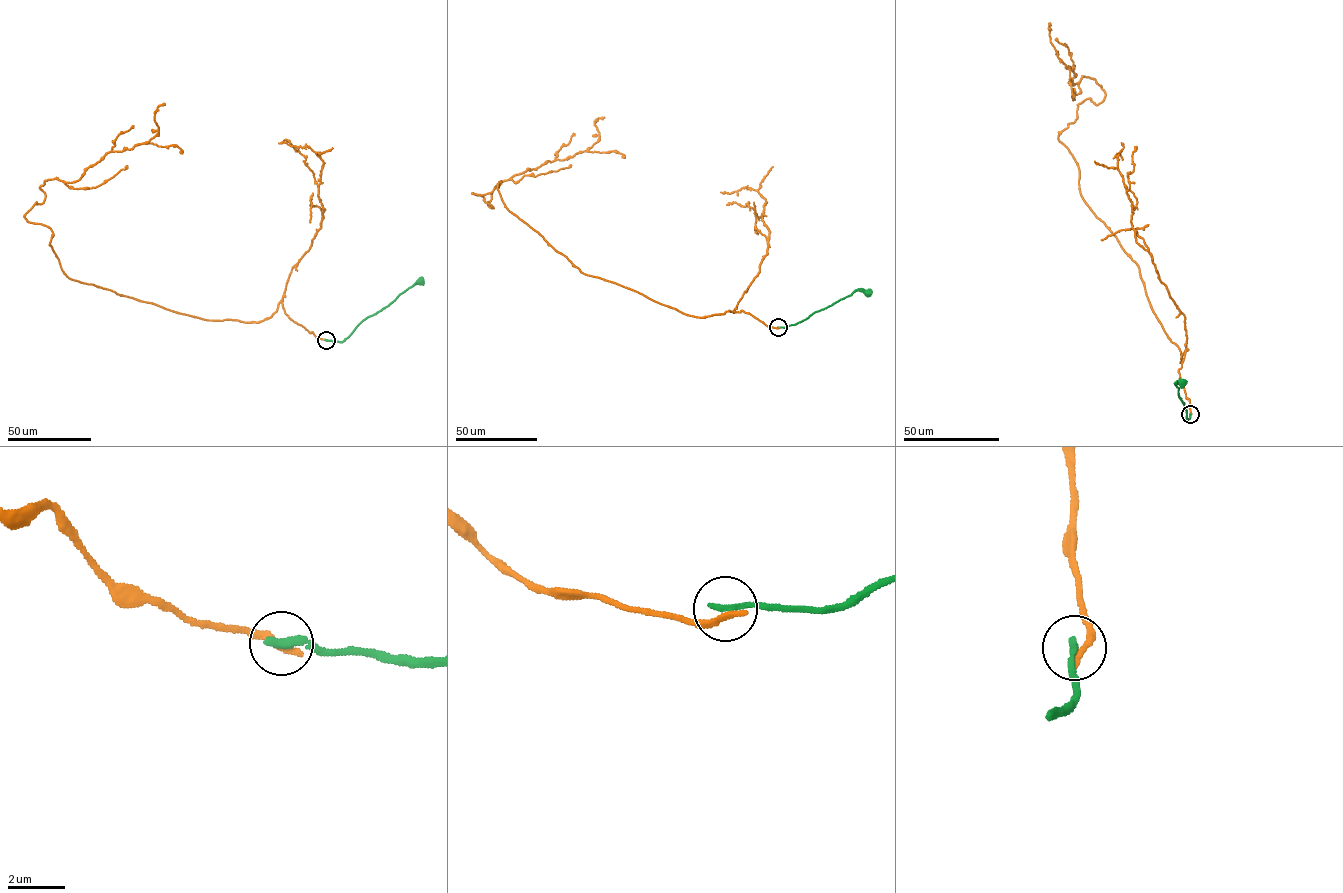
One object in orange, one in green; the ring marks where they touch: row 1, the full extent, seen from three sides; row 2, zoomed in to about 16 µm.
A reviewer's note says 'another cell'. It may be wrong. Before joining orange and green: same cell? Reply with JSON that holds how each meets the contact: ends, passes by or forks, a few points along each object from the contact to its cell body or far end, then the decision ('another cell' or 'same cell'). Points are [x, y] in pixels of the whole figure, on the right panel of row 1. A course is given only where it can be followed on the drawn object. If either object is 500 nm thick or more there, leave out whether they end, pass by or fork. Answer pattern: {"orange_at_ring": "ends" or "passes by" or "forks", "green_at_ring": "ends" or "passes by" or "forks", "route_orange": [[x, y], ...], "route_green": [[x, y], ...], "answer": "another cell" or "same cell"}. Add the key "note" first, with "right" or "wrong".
{"note": "right", "orange_at_ring": "ends", "green_at_ring": "ends", "route_orange": [[1190, 414], [1186, 350], [1180, 362], [1058, 138], [1077, 105], [1105, 92], [1082, 76], [1073, 85], [1049, 24]], "route_green": [[1190, 414], [1187, 422], [1186, 410], [1176, 386], [1183, 382]], "answer": "another cell"}

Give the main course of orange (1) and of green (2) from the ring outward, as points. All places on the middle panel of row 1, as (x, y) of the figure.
1: (778, 327), (587, 275), (499, 182), (472, 193), (493, 207), (499, 181), (588, 150), (604, 117)
2: (778, 327), (795, 324), (854, 291), (869, 293)

